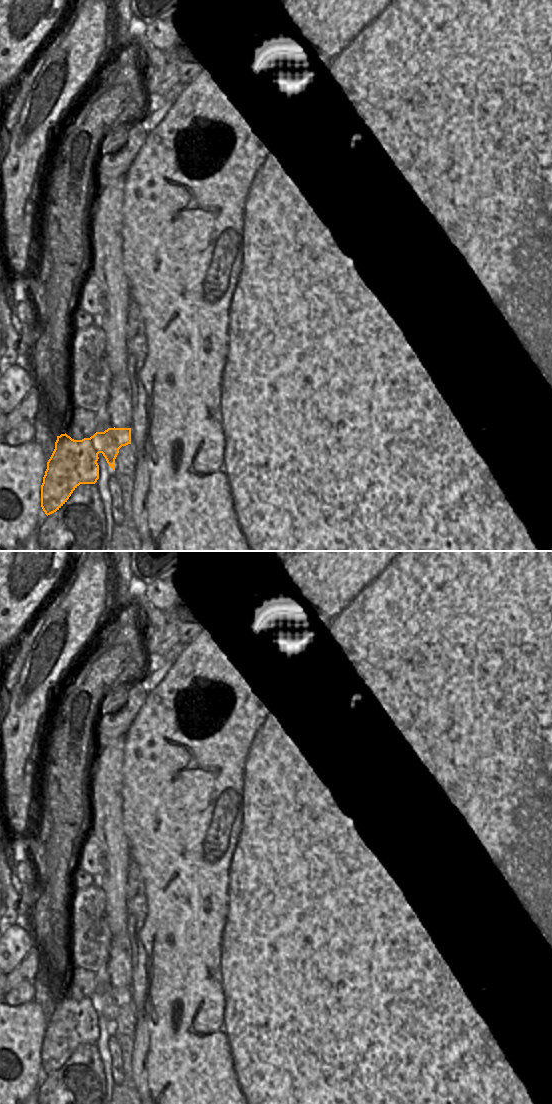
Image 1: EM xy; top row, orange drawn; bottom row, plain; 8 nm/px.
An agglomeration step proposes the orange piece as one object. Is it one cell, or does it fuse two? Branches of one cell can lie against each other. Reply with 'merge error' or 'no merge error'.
merge error

